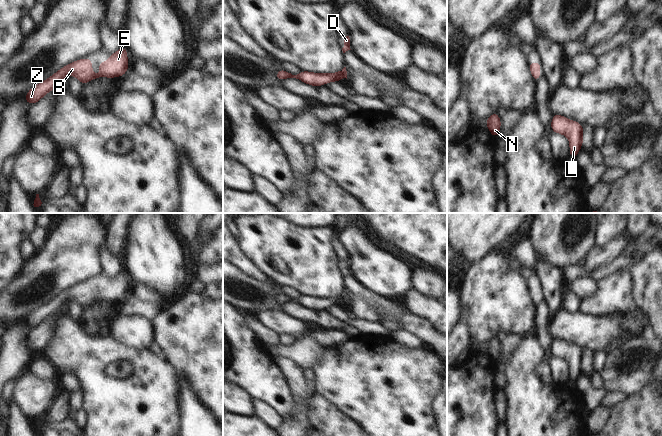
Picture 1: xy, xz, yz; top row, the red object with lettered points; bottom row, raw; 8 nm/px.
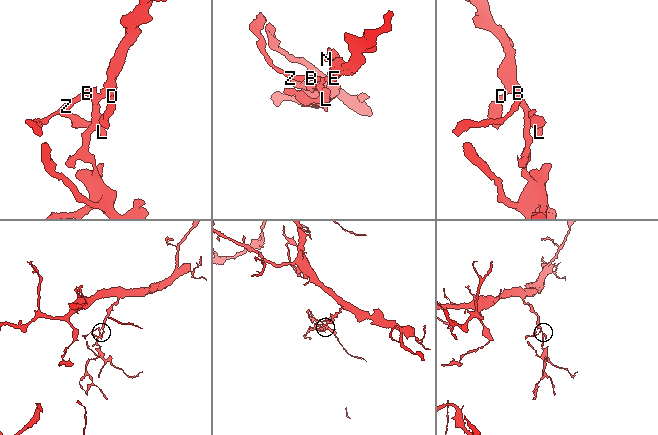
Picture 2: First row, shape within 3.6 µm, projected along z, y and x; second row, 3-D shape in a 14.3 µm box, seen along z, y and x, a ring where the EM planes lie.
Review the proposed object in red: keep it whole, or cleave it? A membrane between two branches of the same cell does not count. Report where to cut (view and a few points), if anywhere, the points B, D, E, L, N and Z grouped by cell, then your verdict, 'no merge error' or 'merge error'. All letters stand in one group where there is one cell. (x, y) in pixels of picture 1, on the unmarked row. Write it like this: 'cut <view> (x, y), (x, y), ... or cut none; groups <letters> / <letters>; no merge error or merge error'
cut none; groups B D E L N Z; no merge error

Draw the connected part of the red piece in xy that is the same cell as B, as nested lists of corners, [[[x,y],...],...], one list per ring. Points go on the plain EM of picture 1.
[[[121,270],[118,275],[110,279],[106,286],[100,286],[98,291],[101,297],[93,298],[90,282],[76,284],[31,312],[24,321],[25,325],[30,329],[37,327],[51,314],[61,310],[68,299],[75,300],[84,309],[93,303],[101,303],[103,300],[106,302],[122,301],[129,293],[126,272]]]

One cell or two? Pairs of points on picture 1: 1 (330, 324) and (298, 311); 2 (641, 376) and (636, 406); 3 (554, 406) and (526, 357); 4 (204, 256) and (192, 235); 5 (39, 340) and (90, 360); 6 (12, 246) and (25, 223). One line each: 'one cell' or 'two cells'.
1: one cell
2: two cells
3: one cell
4: one cell
5: two cells
6: one cell

